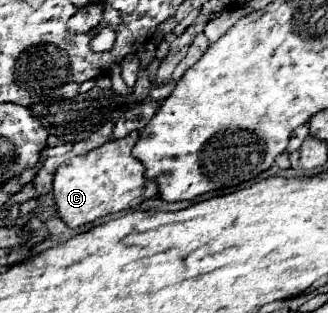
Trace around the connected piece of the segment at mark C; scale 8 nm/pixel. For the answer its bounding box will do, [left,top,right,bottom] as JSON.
[52,131,158,227]

